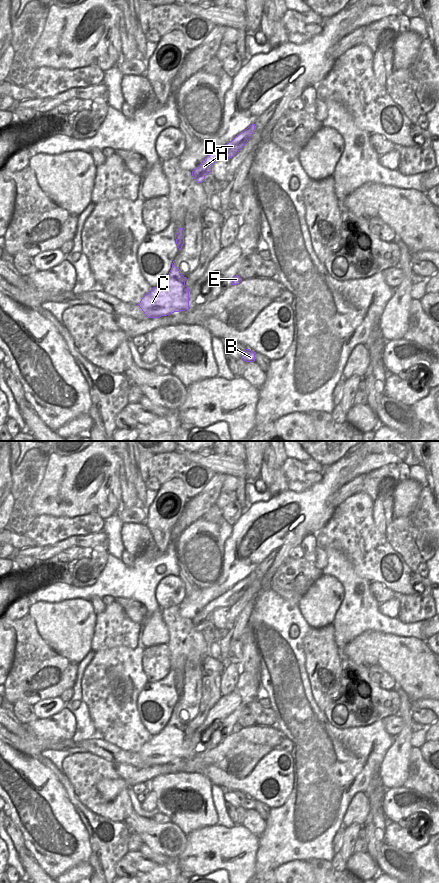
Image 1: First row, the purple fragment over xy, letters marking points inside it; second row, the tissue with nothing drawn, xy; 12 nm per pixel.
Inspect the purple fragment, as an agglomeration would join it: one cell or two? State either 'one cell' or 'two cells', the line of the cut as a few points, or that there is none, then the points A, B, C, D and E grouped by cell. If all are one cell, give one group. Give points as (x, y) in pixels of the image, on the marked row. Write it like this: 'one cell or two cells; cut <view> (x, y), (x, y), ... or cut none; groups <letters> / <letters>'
one cell; cut none; groups A B C D E

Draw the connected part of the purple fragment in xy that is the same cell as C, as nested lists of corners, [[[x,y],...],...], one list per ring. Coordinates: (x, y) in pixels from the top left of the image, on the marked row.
[[[176,261],[167,277],[143,296],[138,306],[148,318],[159,318],[174,312],[189,309],[189,288],[184,277],[176,267]]]

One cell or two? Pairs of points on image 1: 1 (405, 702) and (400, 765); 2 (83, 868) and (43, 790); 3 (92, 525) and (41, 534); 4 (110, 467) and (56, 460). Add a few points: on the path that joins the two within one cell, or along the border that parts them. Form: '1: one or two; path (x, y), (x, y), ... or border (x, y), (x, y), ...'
1: one; path (407, 718), (407, 731), (400, 749)
2: two; border (86, 861), (79, 862), (64, 872)
3: one; path (79, 525), (54, 529)
4: one; path (100, 455), (90, 456), (83, 462), (71, 462)

